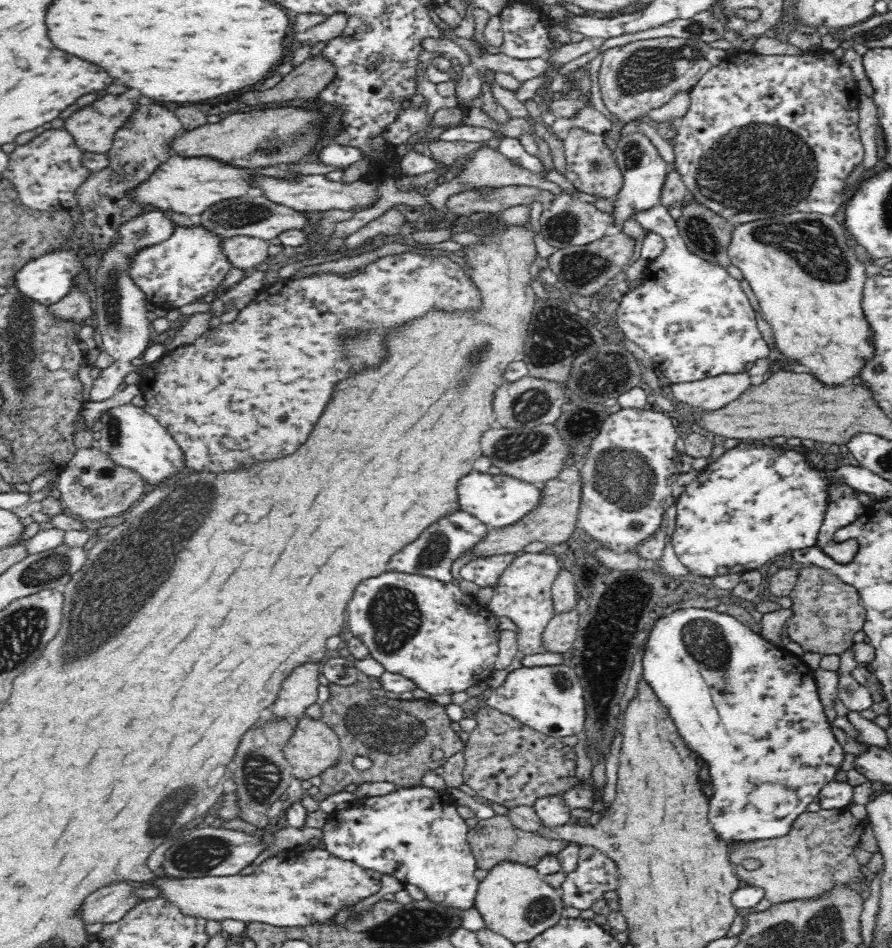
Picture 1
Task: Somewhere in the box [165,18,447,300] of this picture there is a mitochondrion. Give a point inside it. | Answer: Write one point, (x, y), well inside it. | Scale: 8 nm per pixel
(237, 214)

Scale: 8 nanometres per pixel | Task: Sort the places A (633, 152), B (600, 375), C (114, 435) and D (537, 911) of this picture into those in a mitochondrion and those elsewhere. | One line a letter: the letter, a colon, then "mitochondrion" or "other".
A: mitochondrion
B: mitochondrion
C: mitochondrion
D: mitochondrion

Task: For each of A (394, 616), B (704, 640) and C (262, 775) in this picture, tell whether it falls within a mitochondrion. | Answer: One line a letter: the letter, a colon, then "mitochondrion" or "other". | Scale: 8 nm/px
A: mitochondrion
B: mitochondrion
C: mitochondrion

